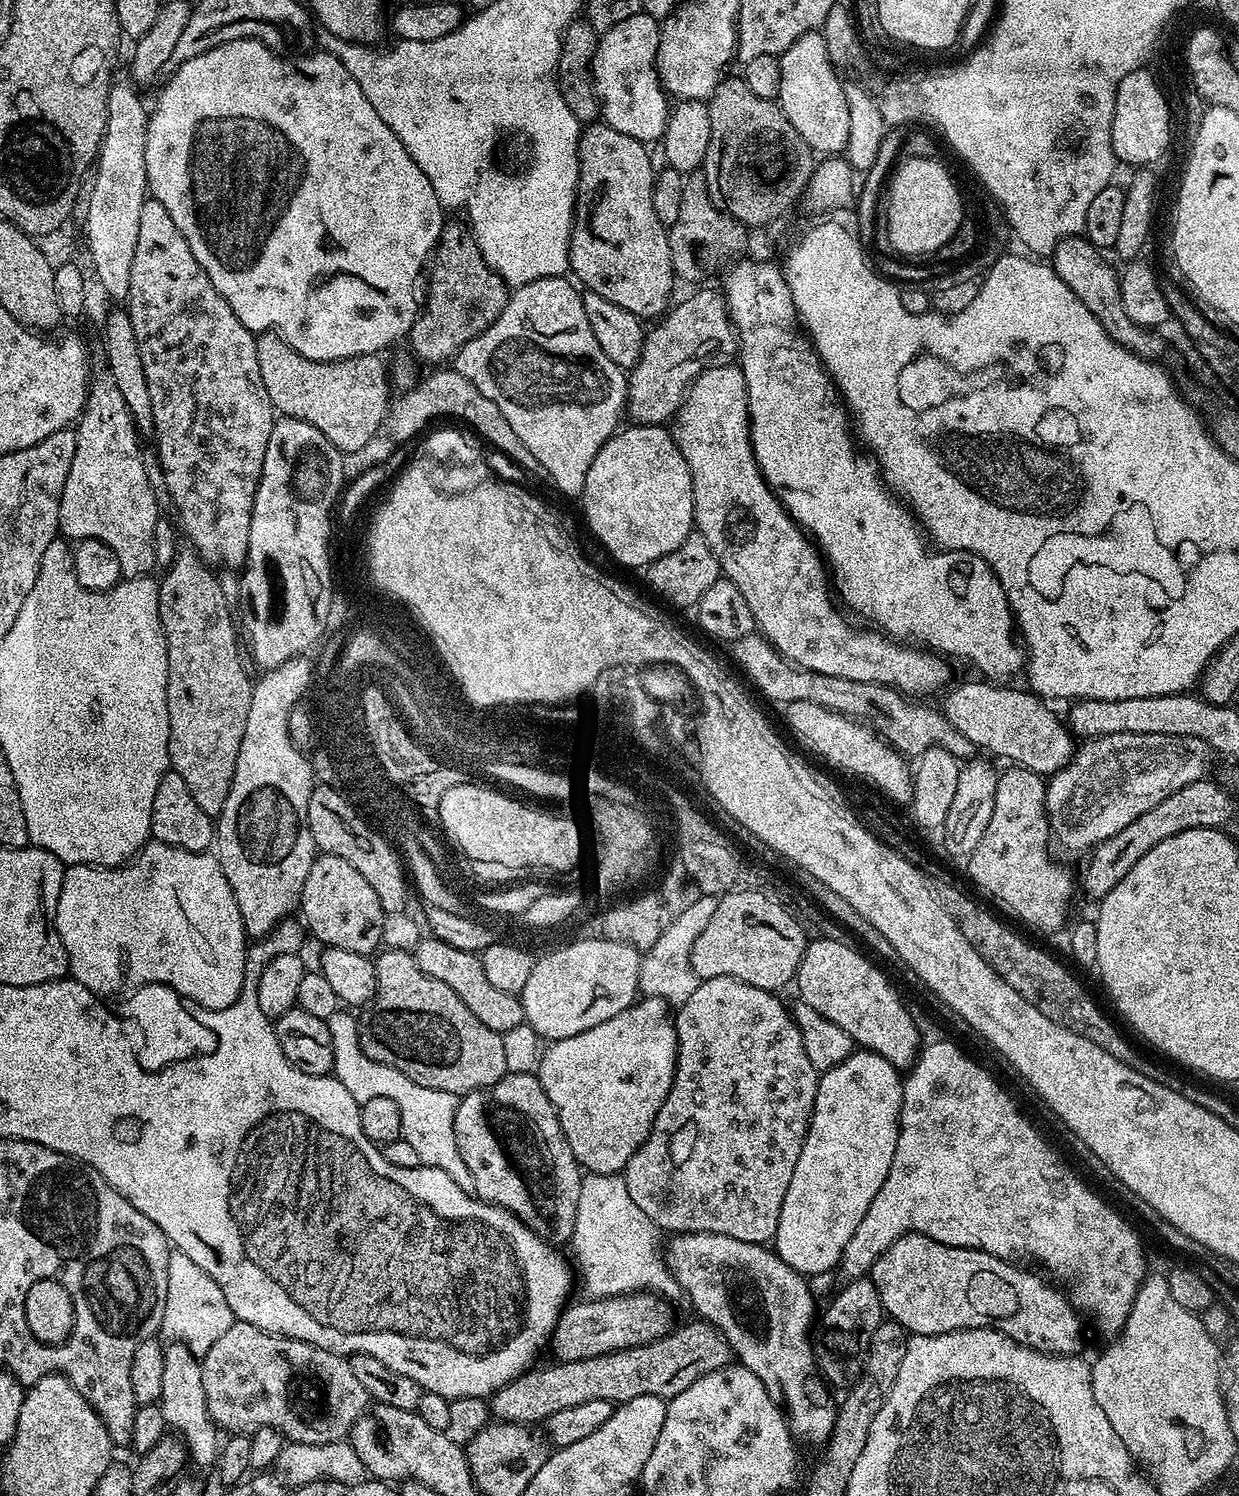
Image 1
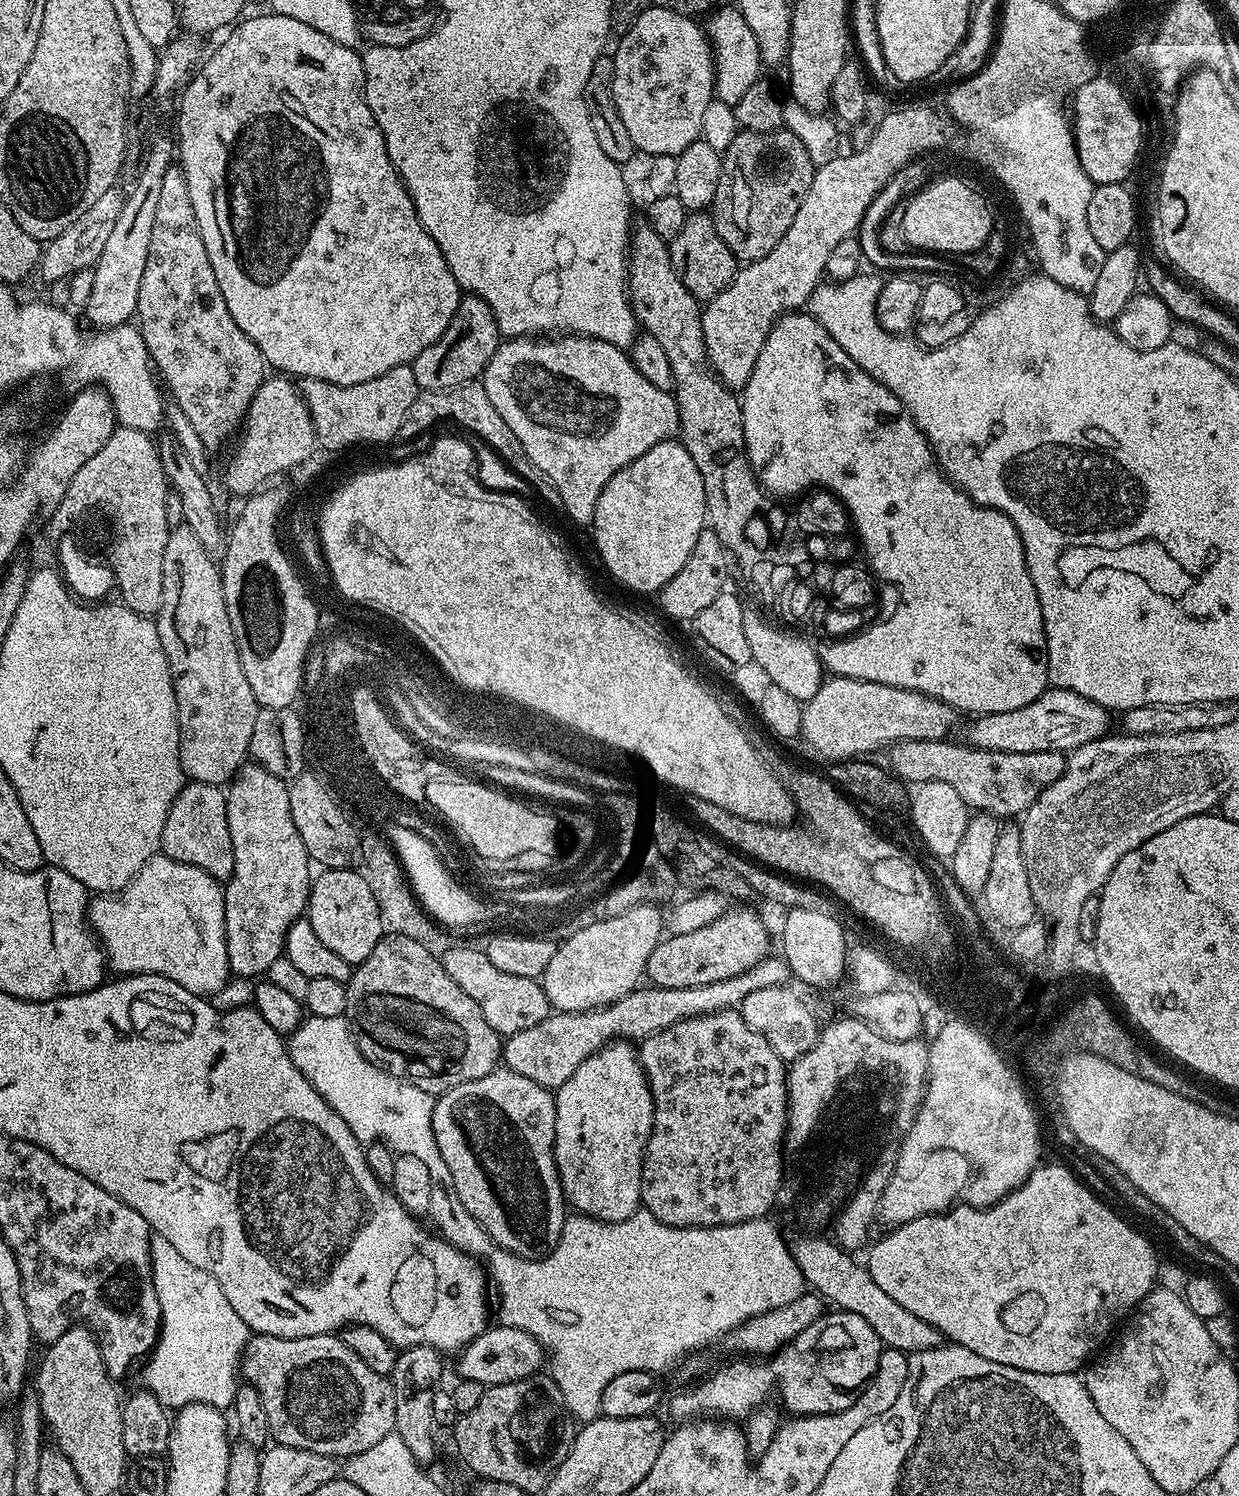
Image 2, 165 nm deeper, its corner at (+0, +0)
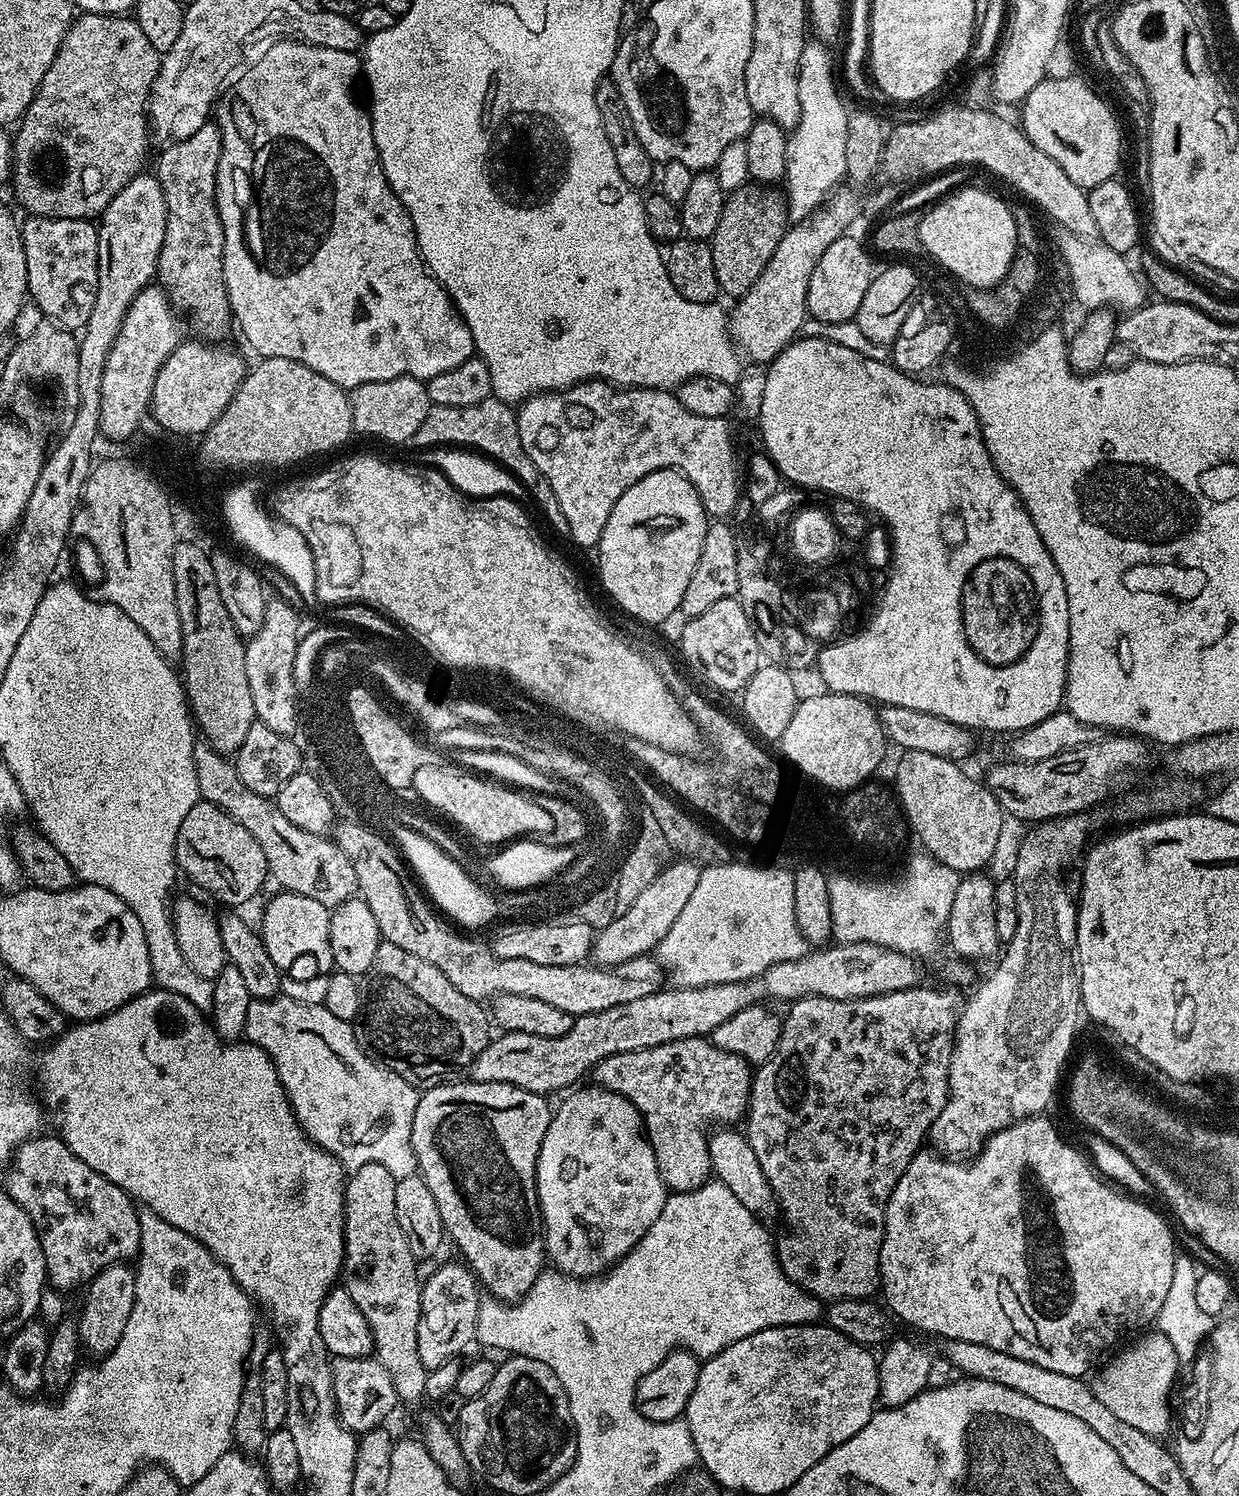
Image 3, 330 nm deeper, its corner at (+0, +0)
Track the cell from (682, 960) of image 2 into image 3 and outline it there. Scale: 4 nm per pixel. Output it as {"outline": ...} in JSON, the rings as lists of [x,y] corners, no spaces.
{"outline":[[[348,820],[335,825],[334,839],[354,866],[359,899],[370,906],[381,937],[394,942],[394,946],[402,946],[409,954],[418,954],[422,962],[438,966],[466,998],[484,1002],[500,994],[523,994],[526,998],[550,1002],[550,1006],[558,1006],[558,1010],[566,1010],[575,1018],[610,1010],[610,1006],[622,1002],[635,1002],[637,998],[646,998],[646,994],[654,994],[665,987],[664,966],[652,954],[635,956],[621,964],[592,968],[584,964],[542,966],[539,962],[526,962],[524,958],[500,960],[487,943],[471,940],[468,937],[471,935],[457,930],[433,907],[395,843],[365,825]]]}

